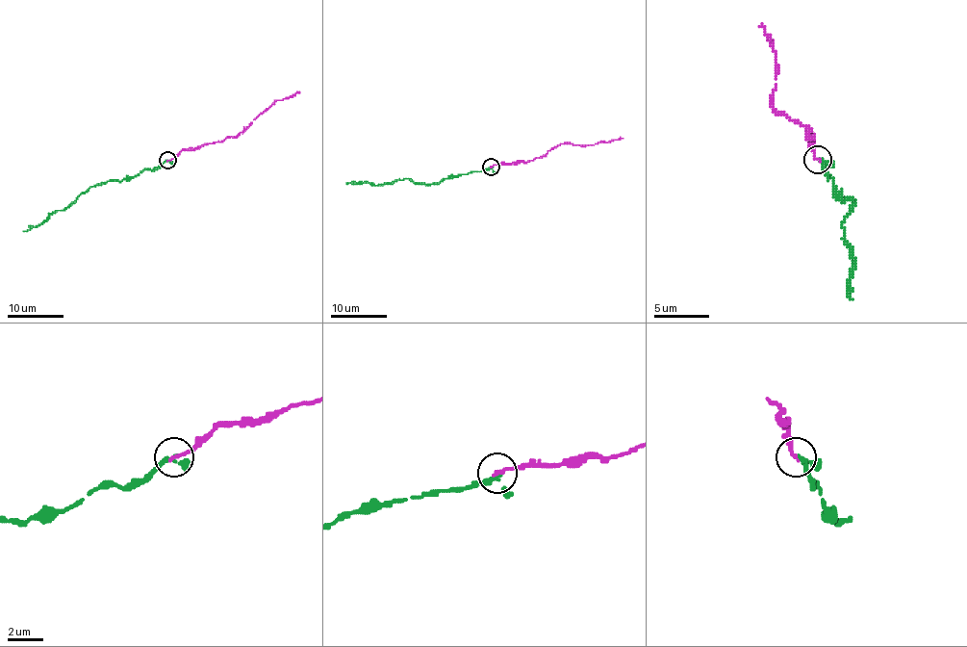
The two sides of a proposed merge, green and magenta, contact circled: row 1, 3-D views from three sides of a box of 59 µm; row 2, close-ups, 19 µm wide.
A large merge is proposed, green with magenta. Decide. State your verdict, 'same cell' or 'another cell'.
same cell

